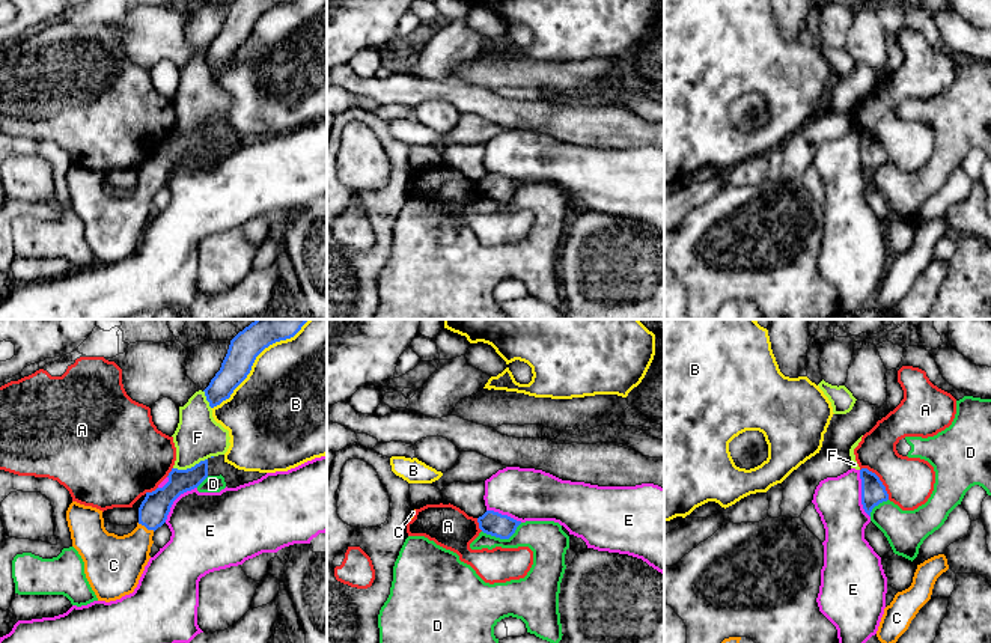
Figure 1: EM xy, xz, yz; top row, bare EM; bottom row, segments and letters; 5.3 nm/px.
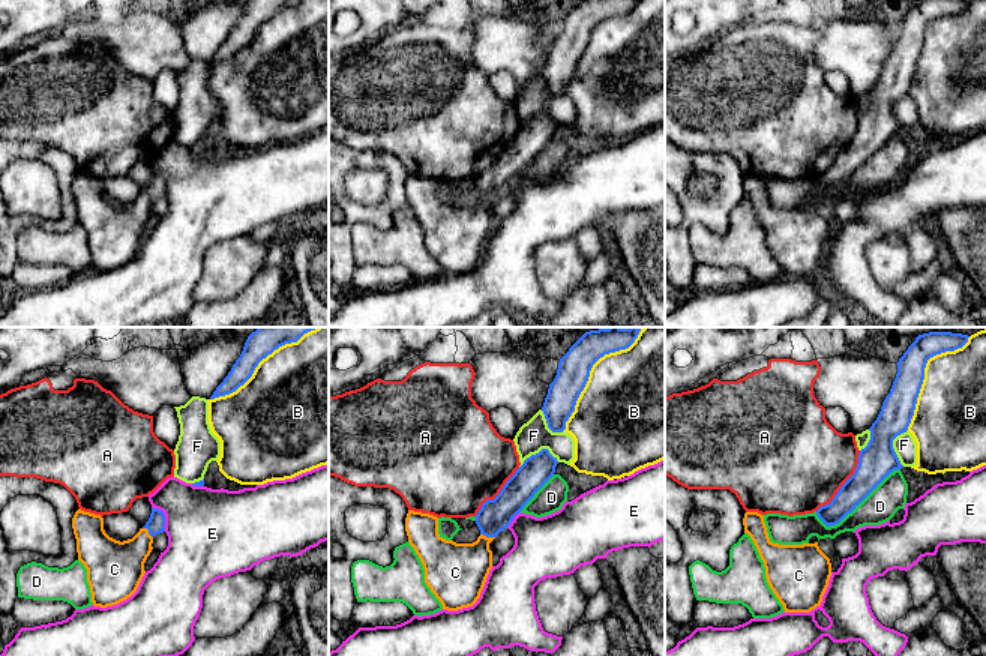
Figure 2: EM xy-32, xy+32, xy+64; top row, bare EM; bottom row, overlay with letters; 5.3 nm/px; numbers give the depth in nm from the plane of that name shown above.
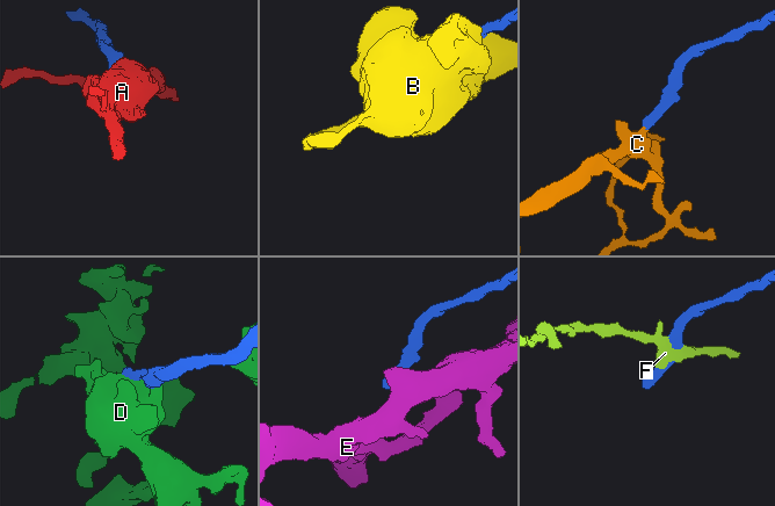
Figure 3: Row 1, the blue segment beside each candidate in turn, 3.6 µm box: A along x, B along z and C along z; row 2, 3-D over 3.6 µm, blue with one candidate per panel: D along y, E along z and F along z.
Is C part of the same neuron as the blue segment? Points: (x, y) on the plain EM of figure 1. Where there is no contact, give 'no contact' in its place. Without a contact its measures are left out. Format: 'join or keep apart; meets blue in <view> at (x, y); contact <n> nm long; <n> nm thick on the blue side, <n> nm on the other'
join; meets blue in xy at (146, 190); contact 100 nm long; 160 nm thick on the blue side, 300 nm on the other

